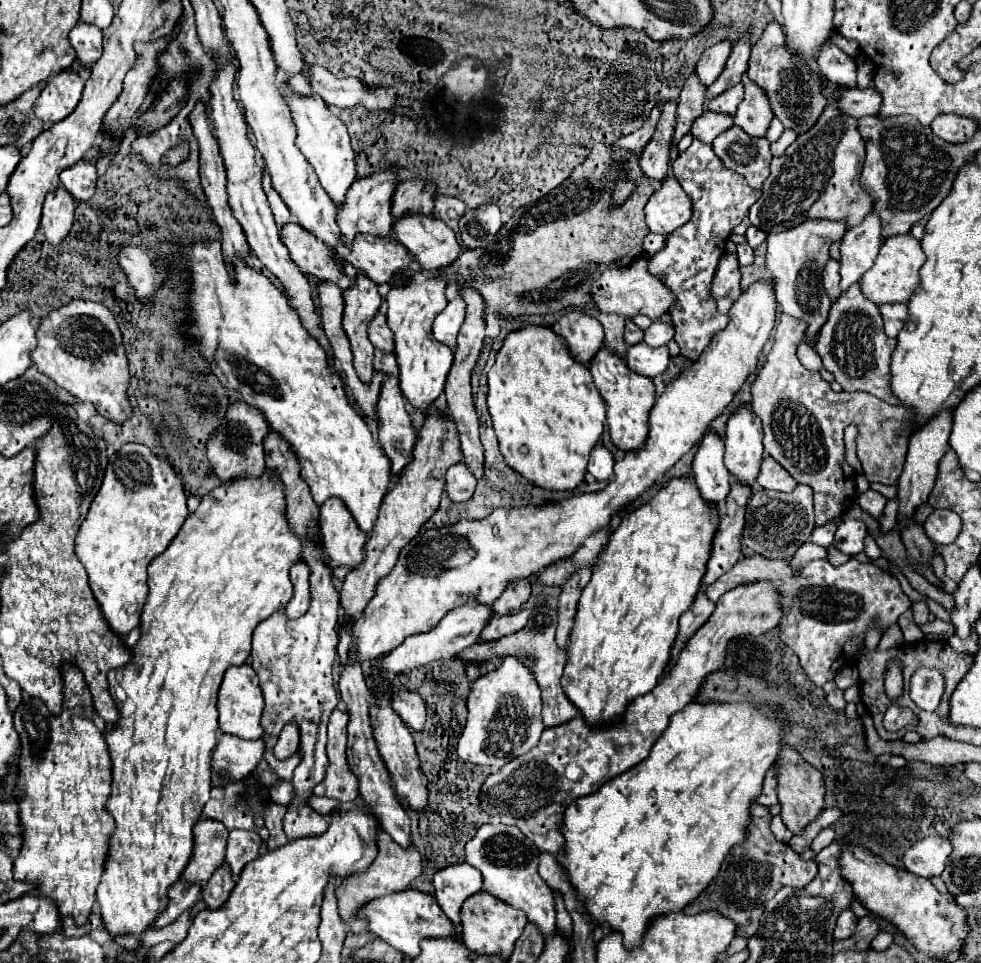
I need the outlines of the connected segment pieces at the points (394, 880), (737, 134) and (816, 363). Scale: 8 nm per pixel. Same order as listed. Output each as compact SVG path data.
M379 830L375 840L377 840L377 858L375 858L375 862L371 862L371 866L365 872L351 874L351 876L343 878L343 882L339 882L339 886L337 886L339 914L341 914L343 920L347 920L349 930L355 932L355 934L361 934L361 932L367 930L367 924L361 922L361 918L357 918L359 906L369 902L371 898L387 896L387 894L401 892L405 888L409 888L409 884L421 874L421 854L413 844L403 848L385 830Z
M731 126L719 134L711 146L727 168L741 174L751 188L761 190L769 176L769 162L773 158L767 138L751 138L749 134L743 134L739 126Z
M807 336L799 342L799 346L797 346L797 356L799 356L799 362L801 362L805 368L809 368L811 372L819 372L821 366L823 366L819 354L815 352L815 342L809 342Z

